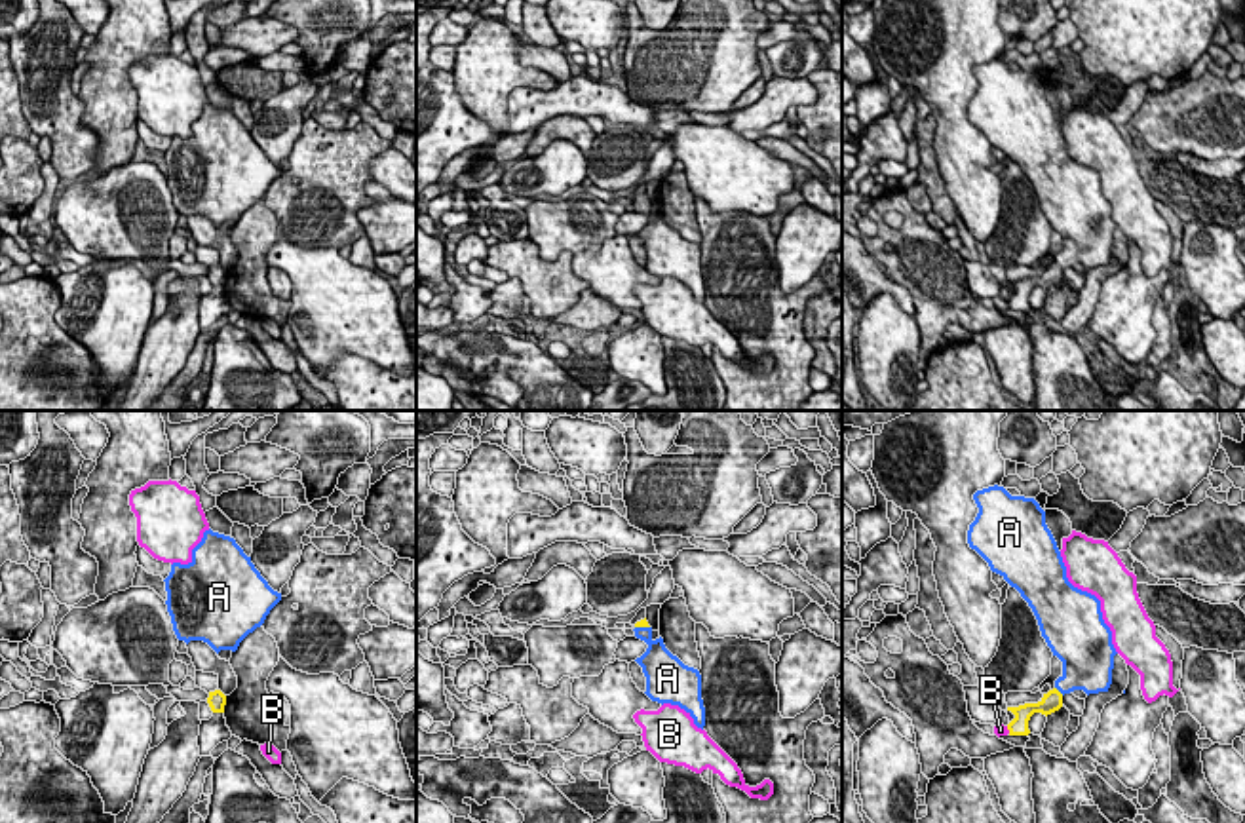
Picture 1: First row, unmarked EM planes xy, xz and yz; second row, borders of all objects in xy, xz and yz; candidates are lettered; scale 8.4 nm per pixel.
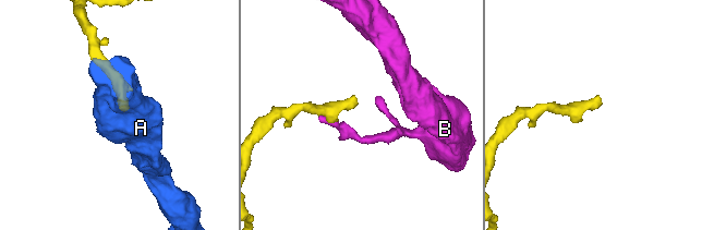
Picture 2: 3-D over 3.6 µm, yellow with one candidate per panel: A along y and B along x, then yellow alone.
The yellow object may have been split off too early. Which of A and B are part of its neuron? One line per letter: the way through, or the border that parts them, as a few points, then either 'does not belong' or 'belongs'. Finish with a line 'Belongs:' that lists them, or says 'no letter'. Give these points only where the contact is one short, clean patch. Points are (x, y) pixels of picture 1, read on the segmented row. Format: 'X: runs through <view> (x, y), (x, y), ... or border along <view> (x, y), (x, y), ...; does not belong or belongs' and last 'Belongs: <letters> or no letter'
A: runs through yz (1052, 702), (1057, 690), (1080, 671); belongs
B: border along yz (1006, 727), (1010, 732); does not belong
Belongs: A

